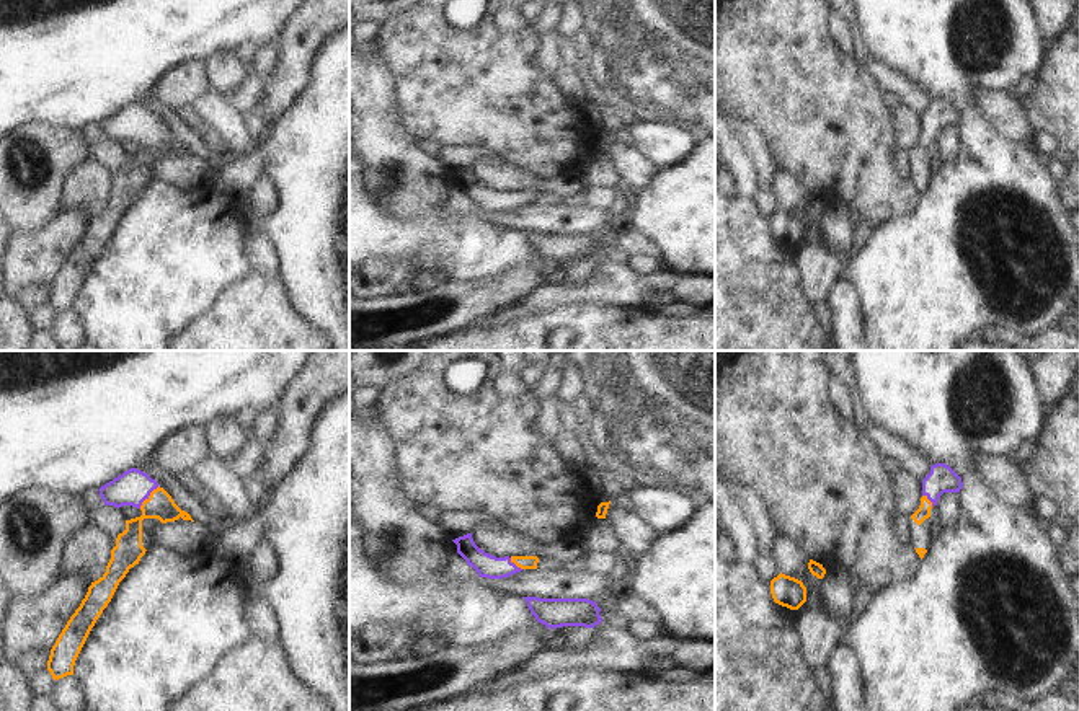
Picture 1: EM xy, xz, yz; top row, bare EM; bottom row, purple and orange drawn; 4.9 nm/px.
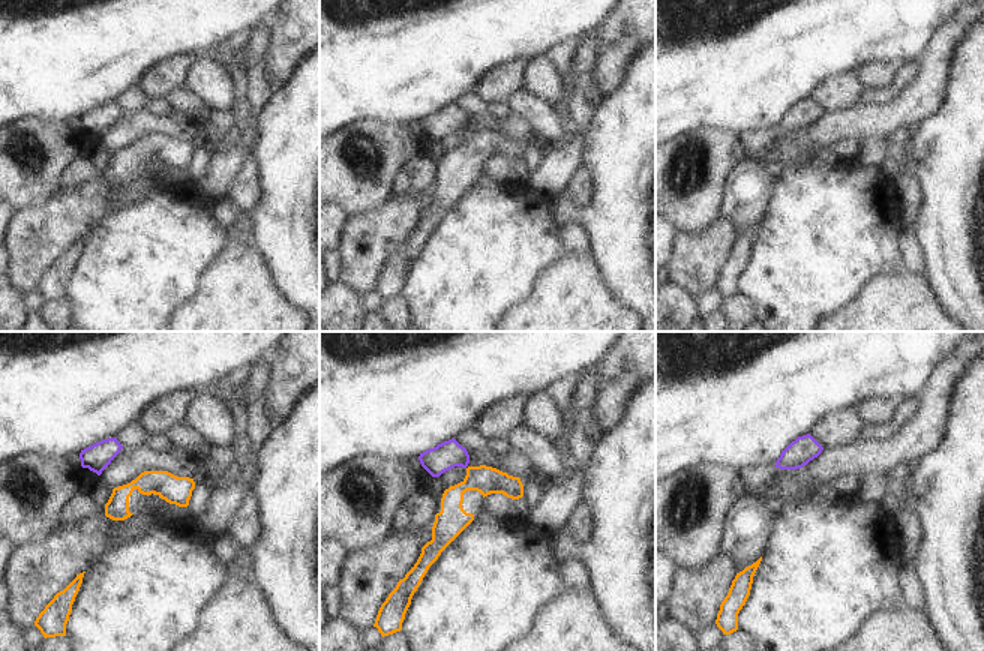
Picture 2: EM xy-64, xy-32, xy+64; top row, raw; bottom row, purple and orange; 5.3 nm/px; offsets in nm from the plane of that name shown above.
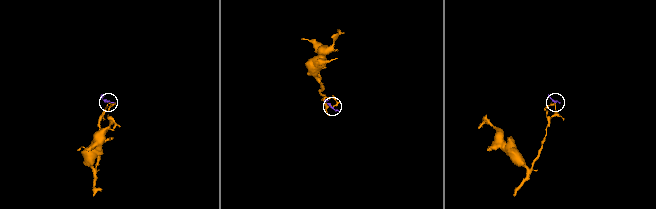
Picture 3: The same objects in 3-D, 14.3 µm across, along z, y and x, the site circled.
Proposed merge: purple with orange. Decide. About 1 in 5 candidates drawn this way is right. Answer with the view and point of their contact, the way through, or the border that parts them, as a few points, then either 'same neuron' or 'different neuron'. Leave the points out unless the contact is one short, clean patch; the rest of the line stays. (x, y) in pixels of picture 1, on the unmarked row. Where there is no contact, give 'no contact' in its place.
xy (149, 129) | across xy (131, 123), (149, 129), (160, 141) | same neuron

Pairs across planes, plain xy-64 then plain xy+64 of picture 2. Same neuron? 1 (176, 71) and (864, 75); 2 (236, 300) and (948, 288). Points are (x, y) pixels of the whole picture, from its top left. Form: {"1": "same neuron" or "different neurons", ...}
{"1": "different neurons", "2": "different neurons"}

